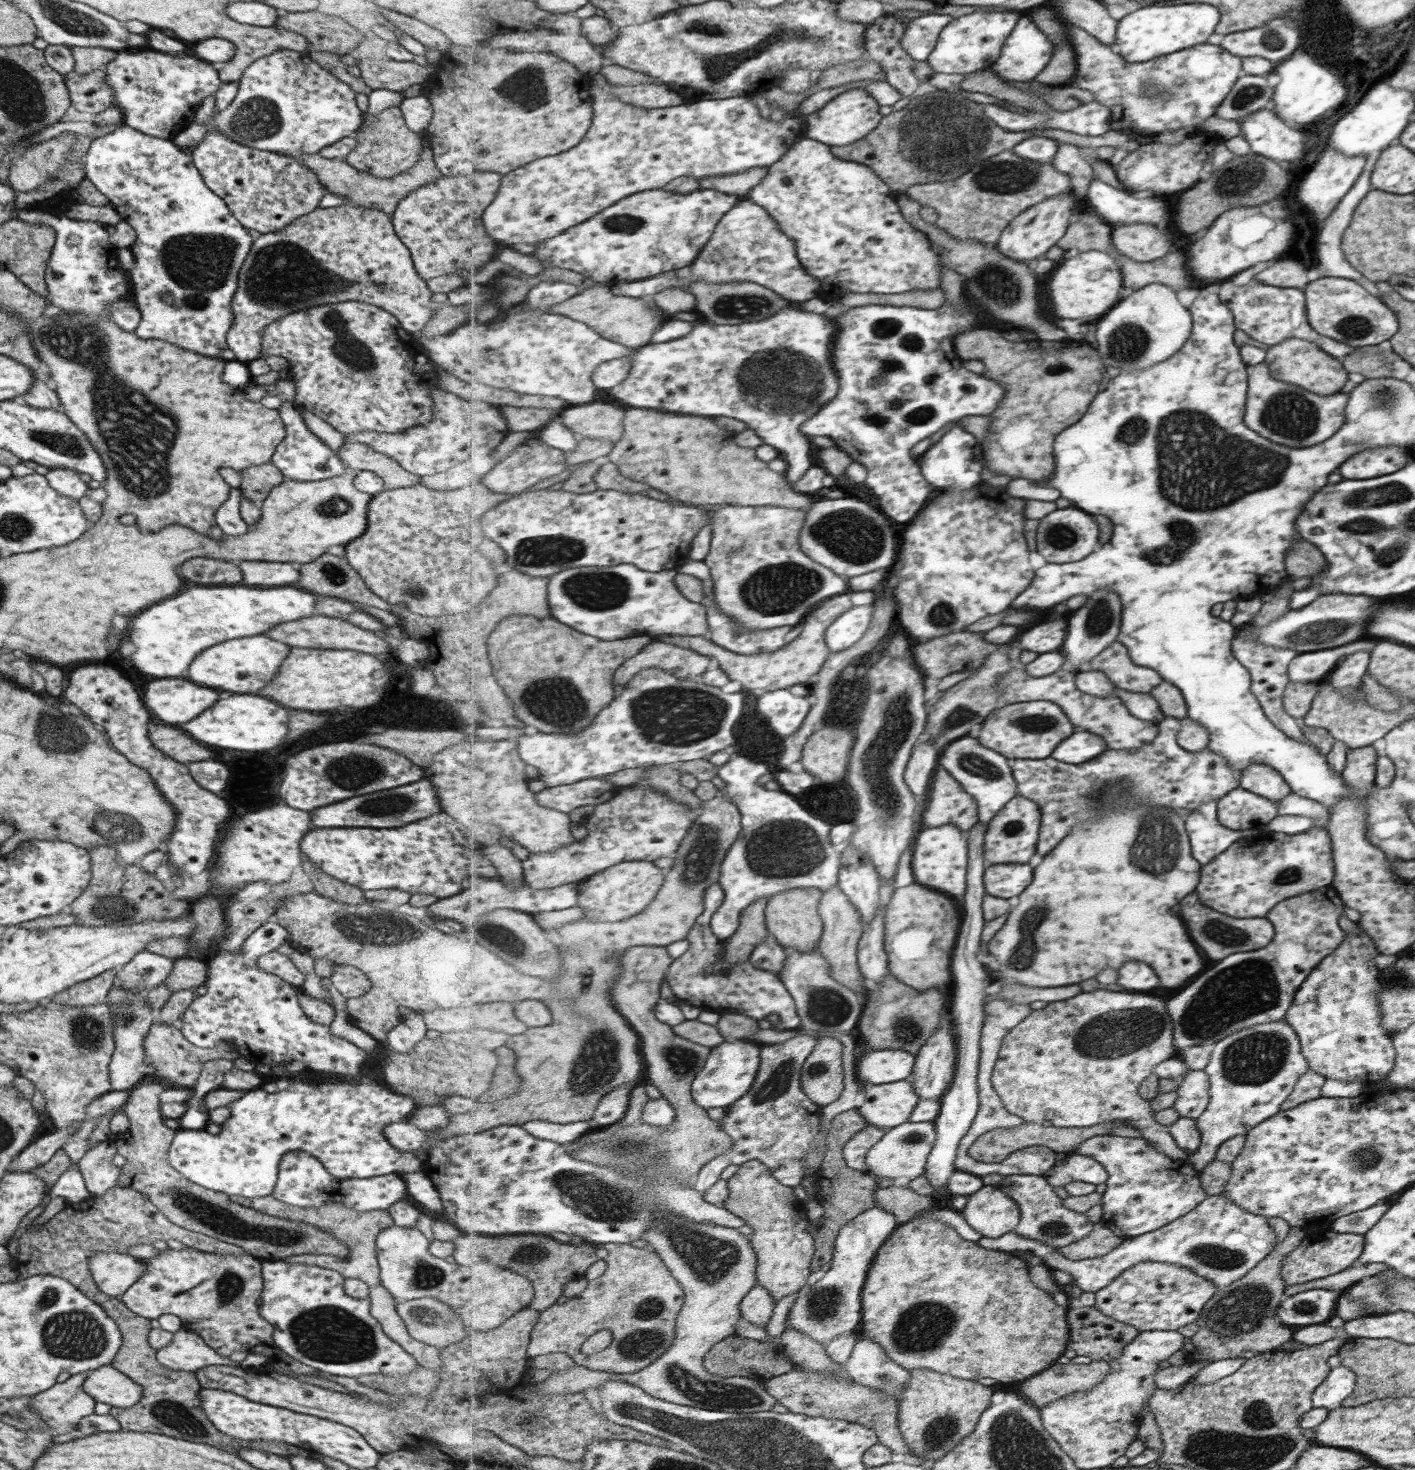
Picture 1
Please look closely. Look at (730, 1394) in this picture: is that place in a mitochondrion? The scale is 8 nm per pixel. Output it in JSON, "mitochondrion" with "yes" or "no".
{"mitochondrion":"yes"}

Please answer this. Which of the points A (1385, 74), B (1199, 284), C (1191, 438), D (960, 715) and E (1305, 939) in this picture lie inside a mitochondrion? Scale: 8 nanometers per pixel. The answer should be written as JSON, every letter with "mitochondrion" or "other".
{"A":"other","B":"other","C":"mitochondrion","D":"mitochondrion","E":"other"}

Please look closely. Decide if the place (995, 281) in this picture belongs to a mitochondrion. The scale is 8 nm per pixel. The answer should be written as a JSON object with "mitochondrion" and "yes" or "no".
{"mitochondrion":"yes"}

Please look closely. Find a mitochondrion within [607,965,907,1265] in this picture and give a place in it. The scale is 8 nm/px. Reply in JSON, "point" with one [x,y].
{"point":[827,1006]}

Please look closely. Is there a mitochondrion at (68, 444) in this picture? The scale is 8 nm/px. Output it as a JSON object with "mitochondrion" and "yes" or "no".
{"mitochondrion":"yes"}

